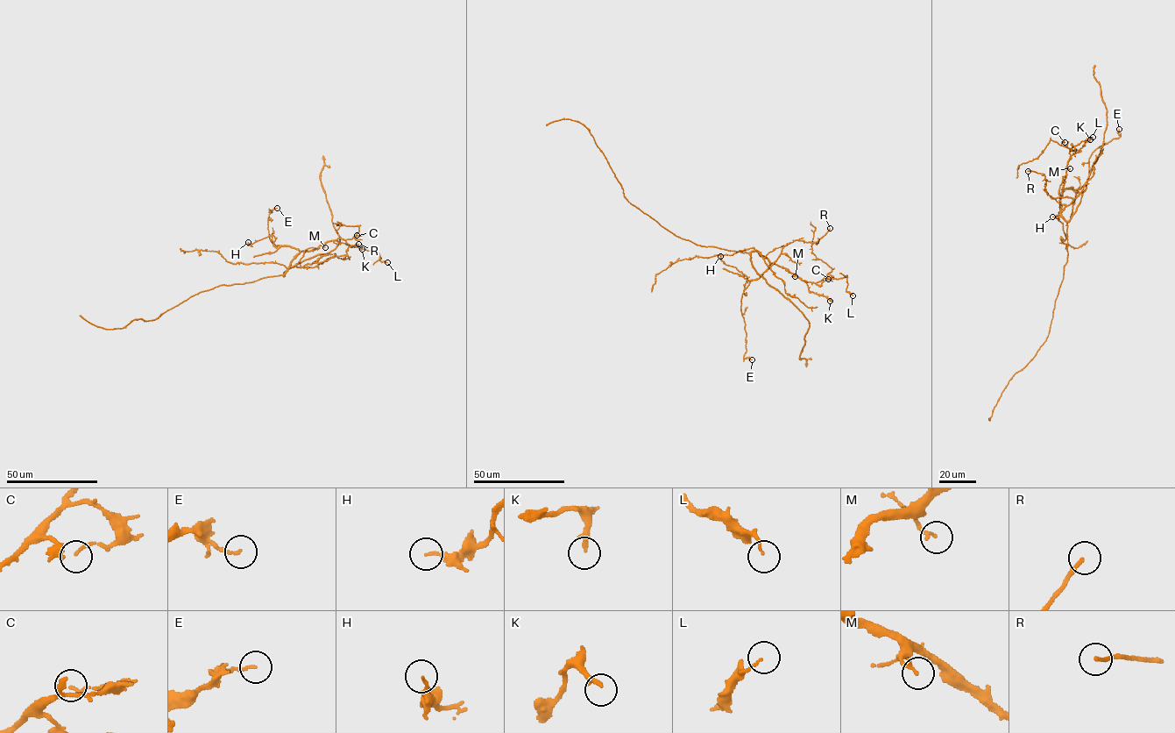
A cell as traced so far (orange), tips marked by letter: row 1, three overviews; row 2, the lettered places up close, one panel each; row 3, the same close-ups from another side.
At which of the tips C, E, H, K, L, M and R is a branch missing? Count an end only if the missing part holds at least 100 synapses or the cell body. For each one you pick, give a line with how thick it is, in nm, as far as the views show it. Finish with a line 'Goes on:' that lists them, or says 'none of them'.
Goes on: none of them

